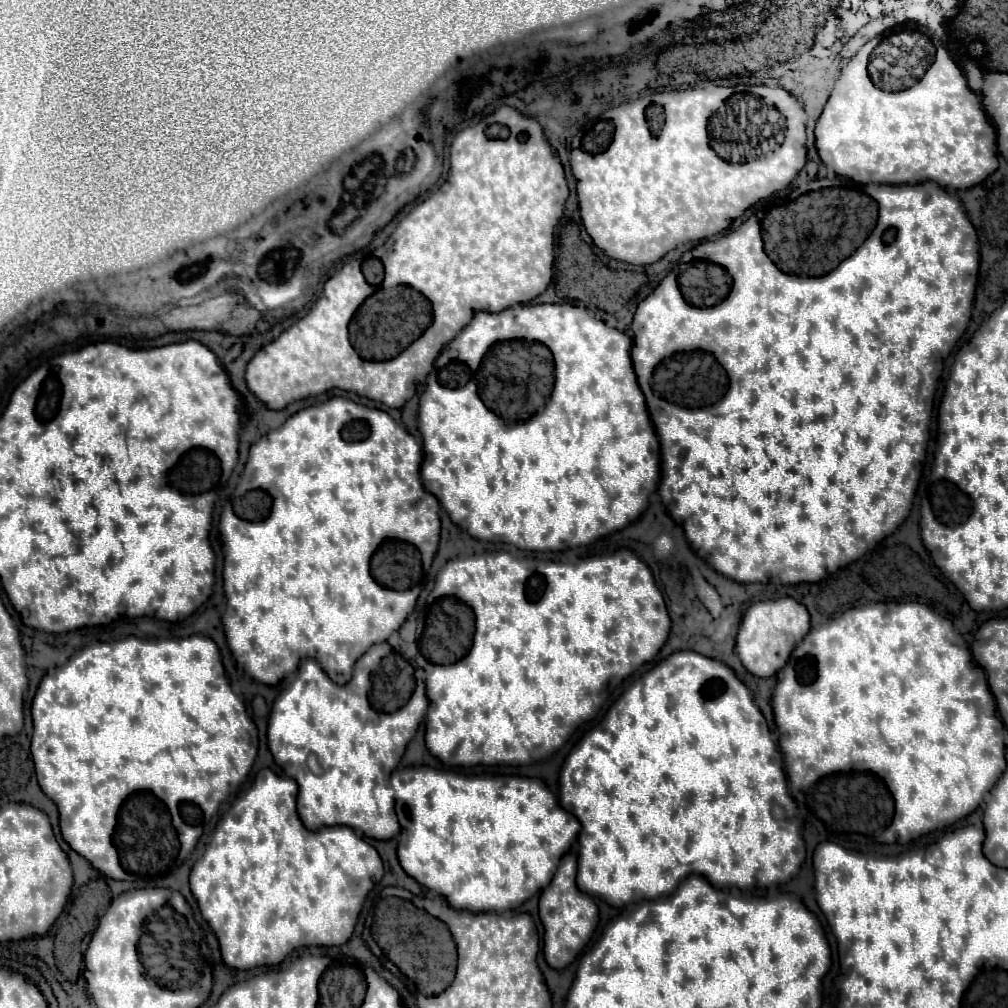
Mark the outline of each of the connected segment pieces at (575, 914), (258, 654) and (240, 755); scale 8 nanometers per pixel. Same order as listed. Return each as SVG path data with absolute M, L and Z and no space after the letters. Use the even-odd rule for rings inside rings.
M567 853L563 857L553 881L541 893L541 899L539 899L539 917L545 927L543 955L545 955L545 961L555 969L567 967L573 959L583 953L582 951L599 921L599 907L597 907L595 899L591 895L579 891L579 887L575 883L575 875L577 875L577 853Z
M331 397L325 403L305 407L291 415L279 429L269 431L263 435L249 453L249 461L243 471L243 481L237 487L233 501L231 501L231 513L221 513L221 539L223 539L223 549L225 549L225 567L223 567L223 587L225 587L225 597L227 597L227 611L223 615L223 625L227 633L227 643L229 649L233 651L237 665L243 667L249 675L253 675L257 681L265 685L275 685L279 683L287 673L293 673L299 663L305 657L313 657L321 663L323 671L339 685L345 685L351 675L355 661L375 643L383 643L389 639L393 631L401 627L401 623L409 617L413 611L419 589L409 589L407 593L391 591L383 585L379 585L369 571L369 561L385 539L407 539L419 549L421 557L434 557L439 545L441 533L441 519L439 519L439 501L435 495L431 495L419 477L419 465L421 465L421 445L419 441L405 431L389 413L367 407L361 403L355 403L345 397Z
M127 635L117 641L89 645L81 649L77 655L73 655L67 661L67 665L59 669L57 675L43 677L37 689L37 695L33 699L31 713L33 713L31 755L35 763L37 781L41 789L45 791L45 795L51 797L59 807L63 837L79 855L83 855L95 869L99 869L103 875L111 879L129 879L129 881L149 883L151 879L165 877L167 873L171 873L173 867L179 867L191 855L197 839L203 833L203 825L211 821L221 801L225 801L229 793L237 792L246 781L251 772L251 765L257 757L257 747L259 747L257 725L249 717L243 697L239 697L231 689L229 679L225 677L225 667L221 663L219 647L207 635L191 635L185 639L163 637L157 641L147 641L137 635Z

